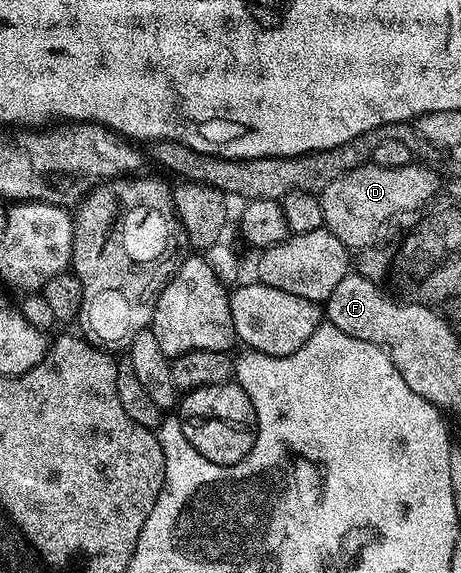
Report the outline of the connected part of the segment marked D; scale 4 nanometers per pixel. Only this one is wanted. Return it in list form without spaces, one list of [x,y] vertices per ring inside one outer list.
[[[368,164],[341,176],[341,180],[333,180],[321,191],[319,203],[323,209],[323,225],[341,244],[345,244],[352,251],[358,252],[364,246],[372,242],[375,233],[382,228],[385,221],[390,221],[394,213],[411,206],[418,206],[423,203],[423,199],[429,194],[437,193],[441,190],[439,178],[431,171],[432,167],[427,164],[412,164],[401,168],[381,168],[374,164]]]

